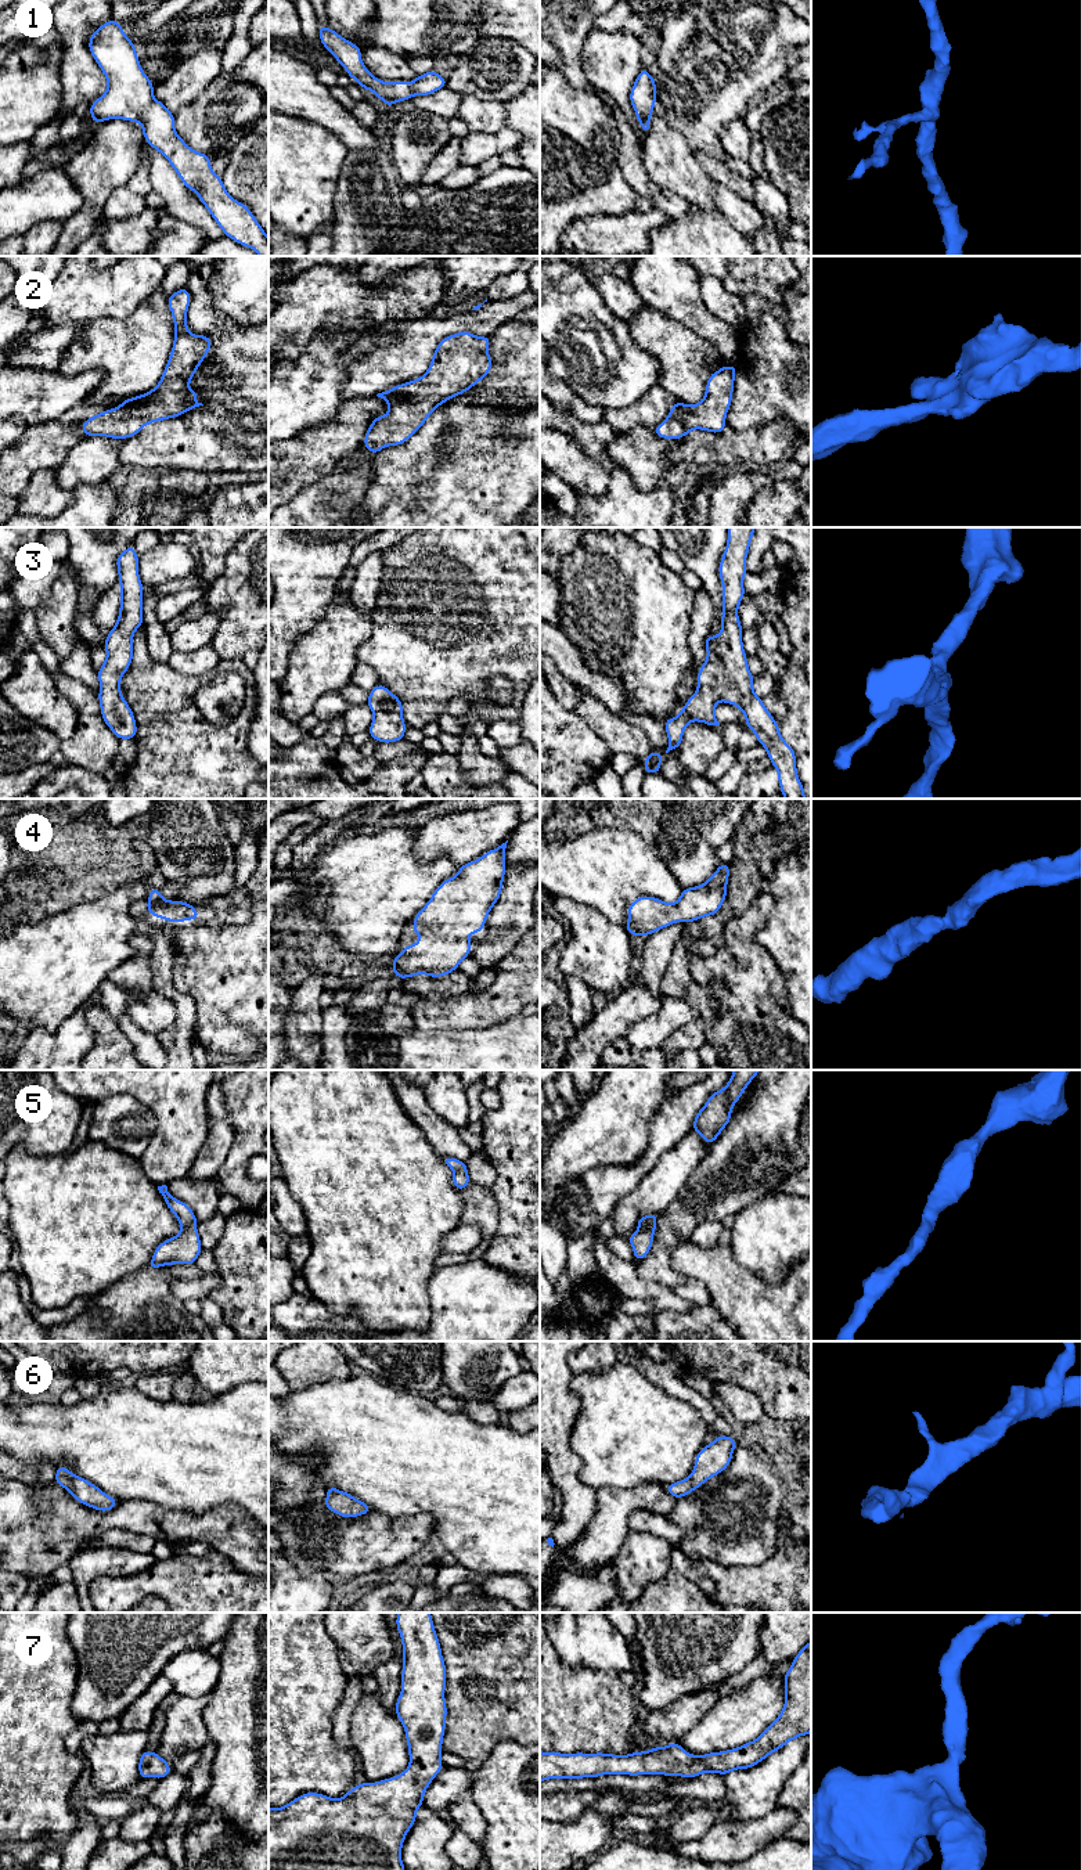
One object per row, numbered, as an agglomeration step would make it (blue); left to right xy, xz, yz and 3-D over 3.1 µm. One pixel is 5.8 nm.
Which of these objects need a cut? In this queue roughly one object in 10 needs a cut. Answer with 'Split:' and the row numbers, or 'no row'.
Split: no row

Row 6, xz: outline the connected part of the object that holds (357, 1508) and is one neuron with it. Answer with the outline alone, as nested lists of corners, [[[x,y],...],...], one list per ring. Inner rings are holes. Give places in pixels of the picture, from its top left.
[[[335,1487],[327,1488],[325,1507],[329,1512],[339,1514],[342,1518],[358,1517],[372,1512],[371,1506],[356,1499],[349,1492],[336,1489]]]

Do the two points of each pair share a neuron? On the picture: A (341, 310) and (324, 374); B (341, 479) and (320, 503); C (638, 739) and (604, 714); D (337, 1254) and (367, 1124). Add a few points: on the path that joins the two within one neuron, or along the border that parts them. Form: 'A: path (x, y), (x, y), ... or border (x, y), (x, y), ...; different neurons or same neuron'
A: border (367, 327), (337, 332), (323, 331), (306, 346); different neurons
B: path (338, 485), (325, 497); same neuron
C: path (630, 738), (612, 723); same neuron
D: path (363, 1222), (363, 1156); same neuron

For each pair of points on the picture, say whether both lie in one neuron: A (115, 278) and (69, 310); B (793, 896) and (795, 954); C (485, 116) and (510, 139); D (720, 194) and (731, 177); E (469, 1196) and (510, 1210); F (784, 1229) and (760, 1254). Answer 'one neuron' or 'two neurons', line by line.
A: one neuron
B: one neuron
C: two neurons
D: two neurons
E: two neurons
F: one neuron

